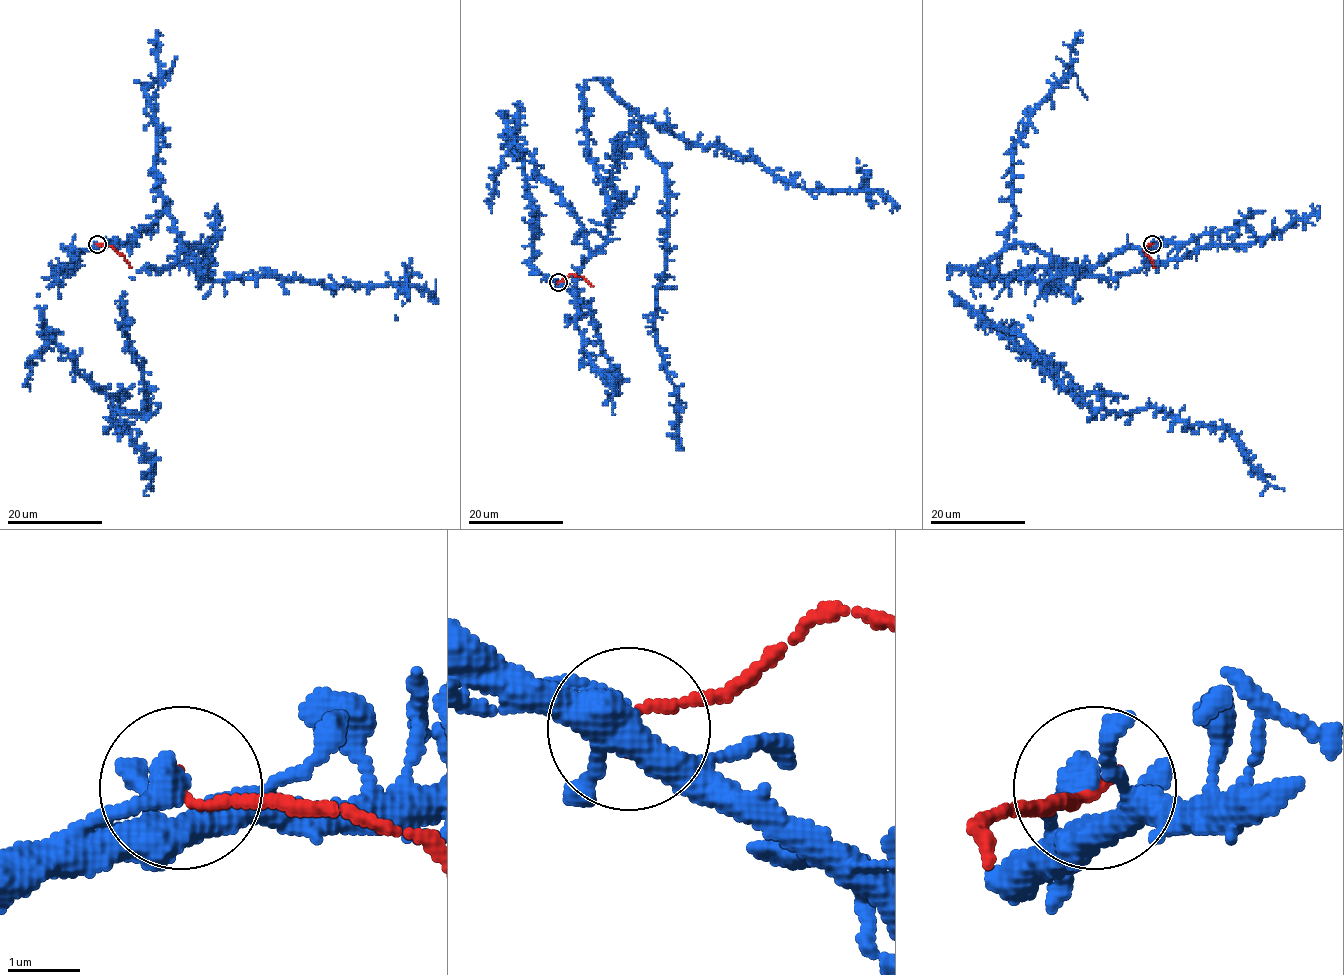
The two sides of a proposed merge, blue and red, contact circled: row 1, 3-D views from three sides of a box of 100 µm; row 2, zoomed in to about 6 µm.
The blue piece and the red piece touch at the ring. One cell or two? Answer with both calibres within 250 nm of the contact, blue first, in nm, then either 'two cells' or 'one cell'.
calibres 360 and 170 nm; two cells

